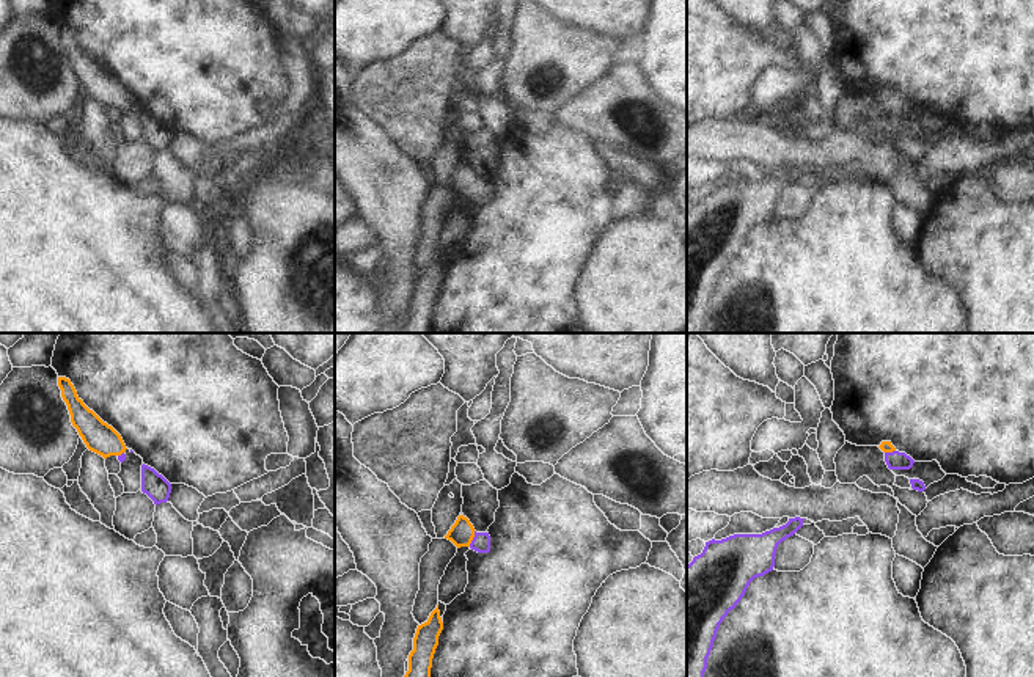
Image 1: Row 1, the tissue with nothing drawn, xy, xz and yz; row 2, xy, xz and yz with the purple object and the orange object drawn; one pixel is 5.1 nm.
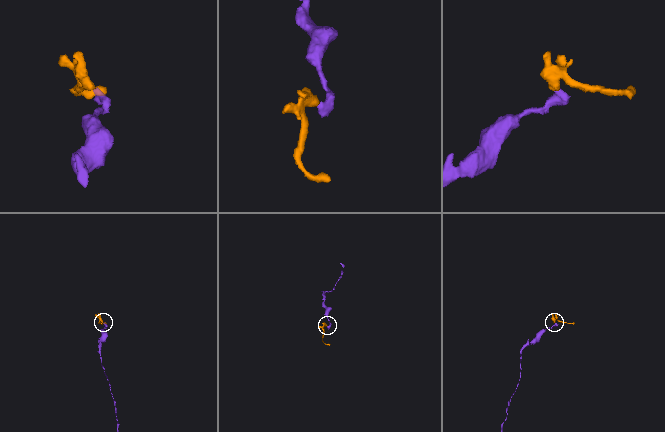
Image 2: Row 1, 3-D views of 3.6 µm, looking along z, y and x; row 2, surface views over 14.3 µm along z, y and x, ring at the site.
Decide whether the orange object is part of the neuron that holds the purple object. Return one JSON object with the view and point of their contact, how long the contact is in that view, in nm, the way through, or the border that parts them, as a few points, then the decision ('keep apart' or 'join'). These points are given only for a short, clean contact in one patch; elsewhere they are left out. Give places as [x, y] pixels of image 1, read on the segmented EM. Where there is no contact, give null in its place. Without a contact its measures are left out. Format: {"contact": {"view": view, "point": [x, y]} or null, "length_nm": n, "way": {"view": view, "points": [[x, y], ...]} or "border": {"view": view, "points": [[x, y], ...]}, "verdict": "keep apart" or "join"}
{"contact": {"view": "xz", "point": [473, 539]}, "length_nm": 90, "way": {"view": "xz", "points": [[481, 542], [473, 539], [461, 534]]}, "verdict": "join"}

